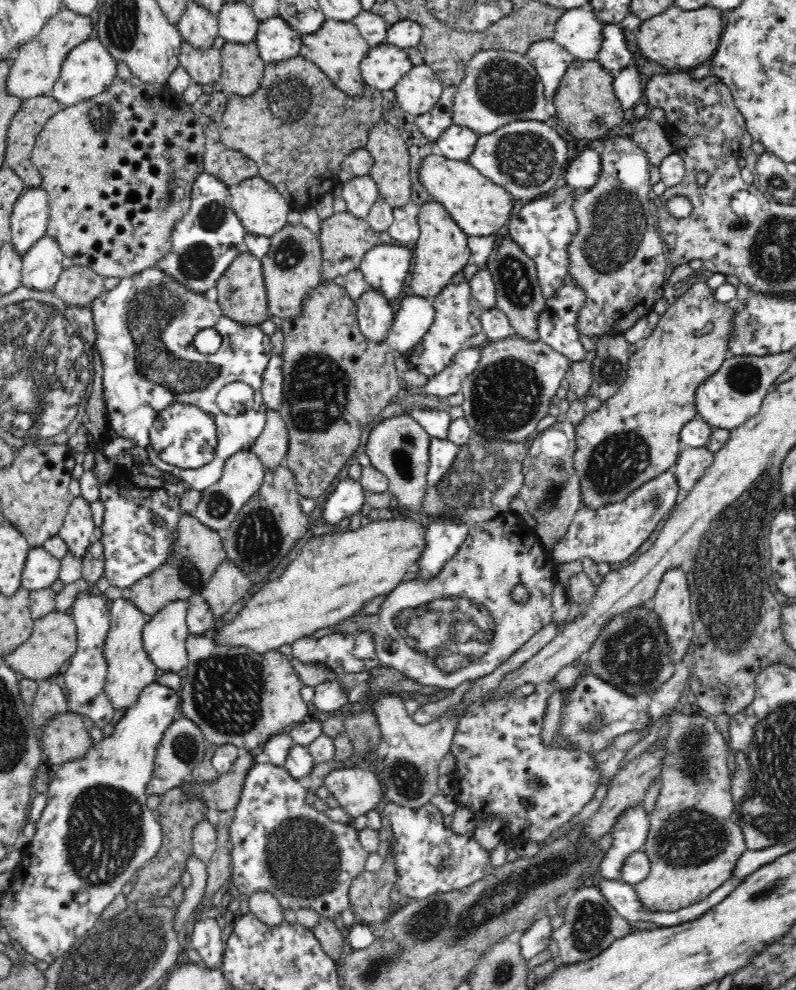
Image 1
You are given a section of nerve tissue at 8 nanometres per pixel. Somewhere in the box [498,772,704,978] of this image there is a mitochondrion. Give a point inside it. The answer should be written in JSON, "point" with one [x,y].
{"point":[591,924]}

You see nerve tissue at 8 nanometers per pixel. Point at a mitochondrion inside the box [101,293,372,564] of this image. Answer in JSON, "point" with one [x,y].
{"point":[318,390]}

